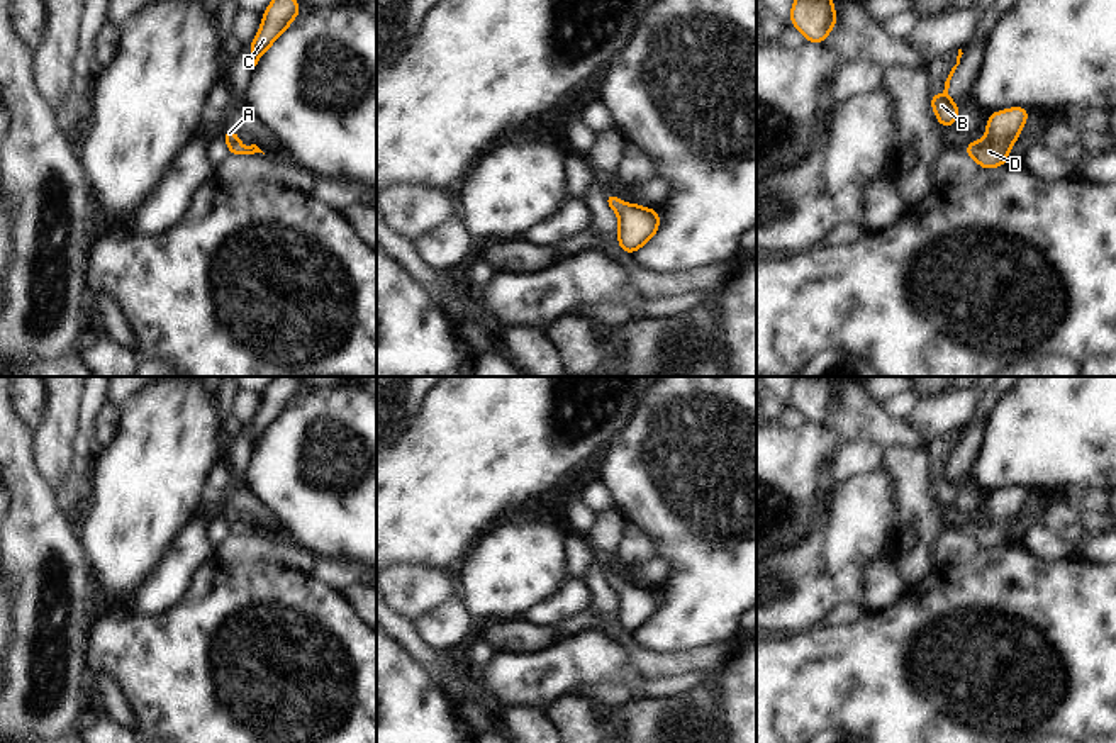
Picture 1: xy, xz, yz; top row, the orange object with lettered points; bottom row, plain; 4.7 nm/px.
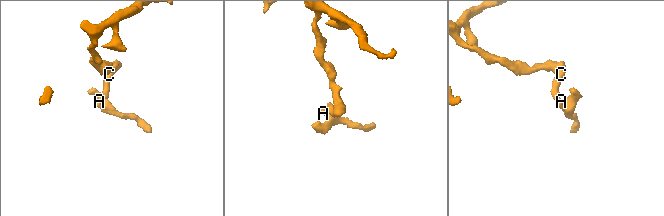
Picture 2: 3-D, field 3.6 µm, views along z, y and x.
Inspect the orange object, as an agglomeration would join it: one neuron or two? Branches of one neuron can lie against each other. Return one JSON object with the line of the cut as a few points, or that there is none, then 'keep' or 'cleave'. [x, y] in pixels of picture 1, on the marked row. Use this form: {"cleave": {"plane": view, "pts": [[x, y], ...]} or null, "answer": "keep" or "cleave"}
{"cleave": null, "answer": "keep"}

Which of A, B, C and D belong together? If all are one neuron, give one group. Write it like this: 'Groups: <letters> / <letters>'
Groups: A B C D.

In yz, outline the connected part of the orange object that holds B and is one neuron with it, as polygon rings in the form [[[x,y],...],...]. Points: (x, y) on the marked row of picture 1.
[[[958,49],[957,64],[951,68],[945,81],[943,93],[929,97],[931,109],[936,112],[936,120],[941,127],[951,127],[957,122],[957,117],[960,115],[960,107],[950,98],[948,88],[950,88],[950,80],[957,66],[960,64],[962,54],[963,54],[962,49]]]

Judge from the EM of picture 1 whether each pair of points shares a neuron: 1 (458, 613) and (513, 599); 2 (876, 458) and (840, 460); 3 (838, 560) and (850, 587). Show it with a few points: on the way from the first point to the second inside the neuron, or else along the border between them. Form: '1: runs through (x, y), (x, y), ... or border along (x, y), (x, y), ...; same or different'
1: border along (465, 599), (474, 616); different
2: runs through (867, 458), (848, 460); same
3: runs through (838, 567), (838, 575), (843, 580); same

